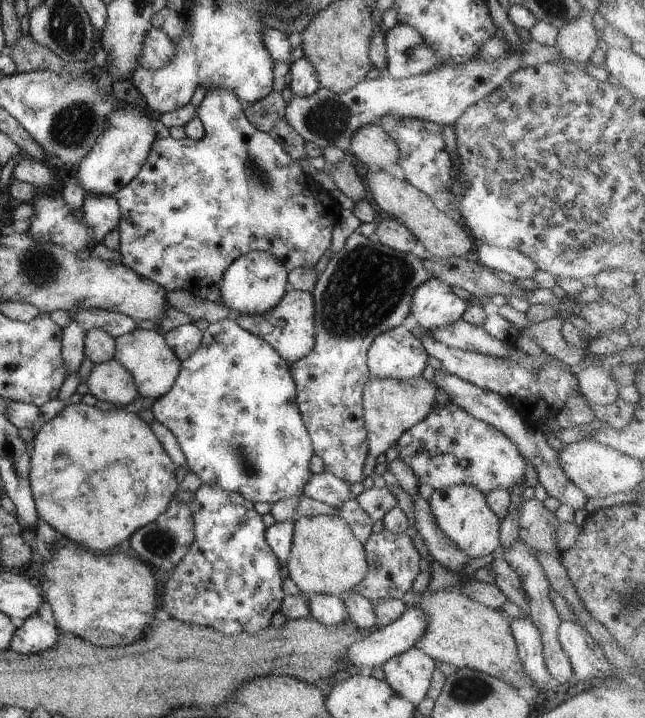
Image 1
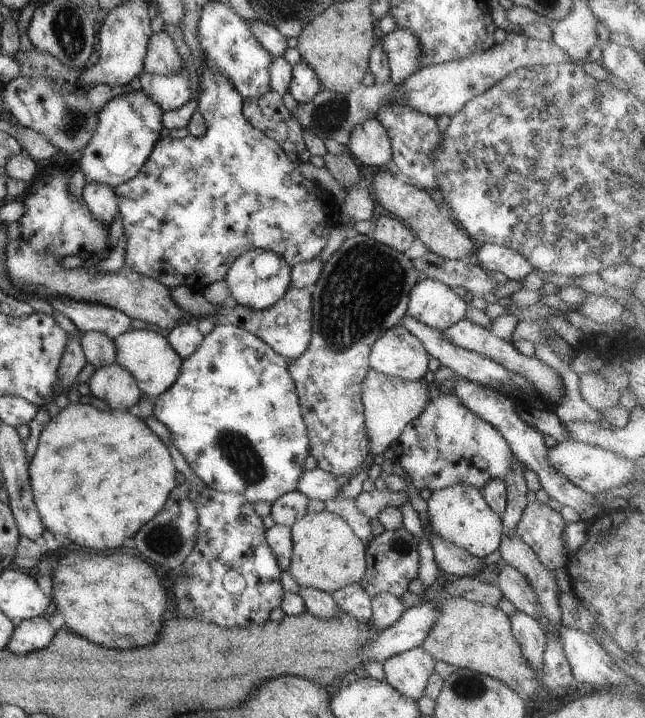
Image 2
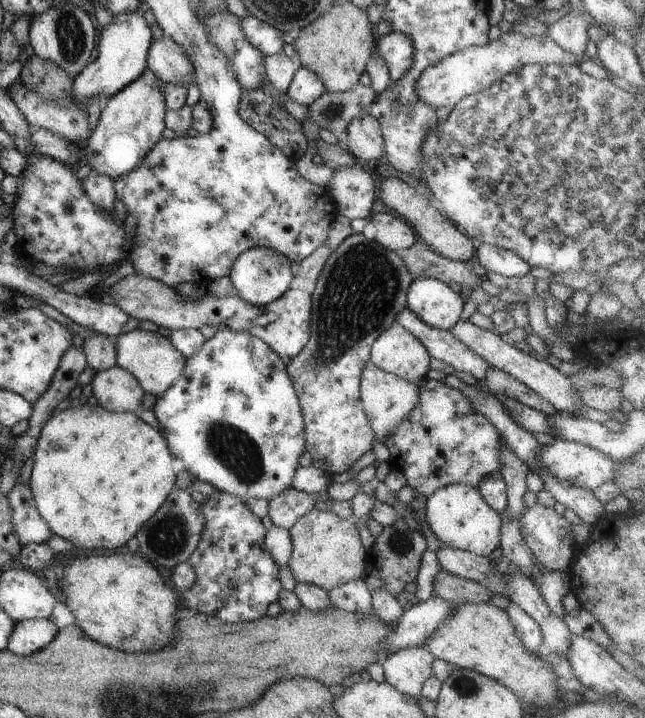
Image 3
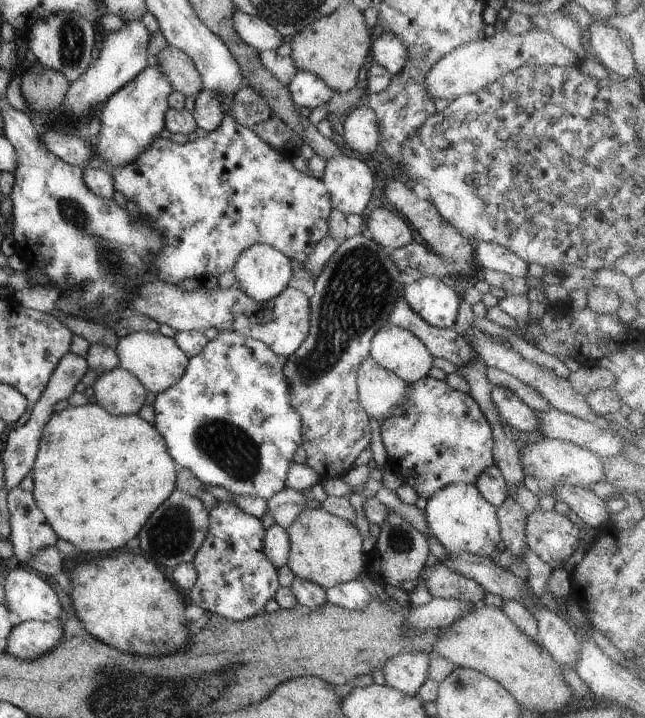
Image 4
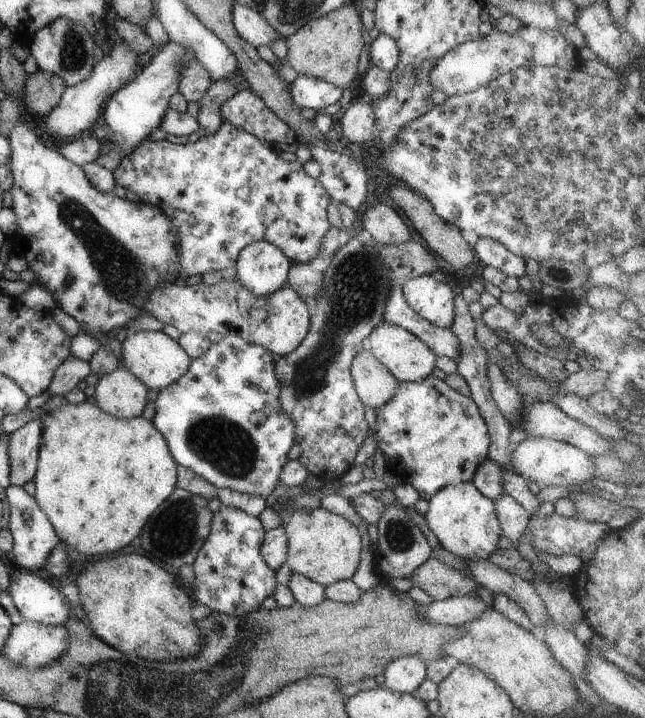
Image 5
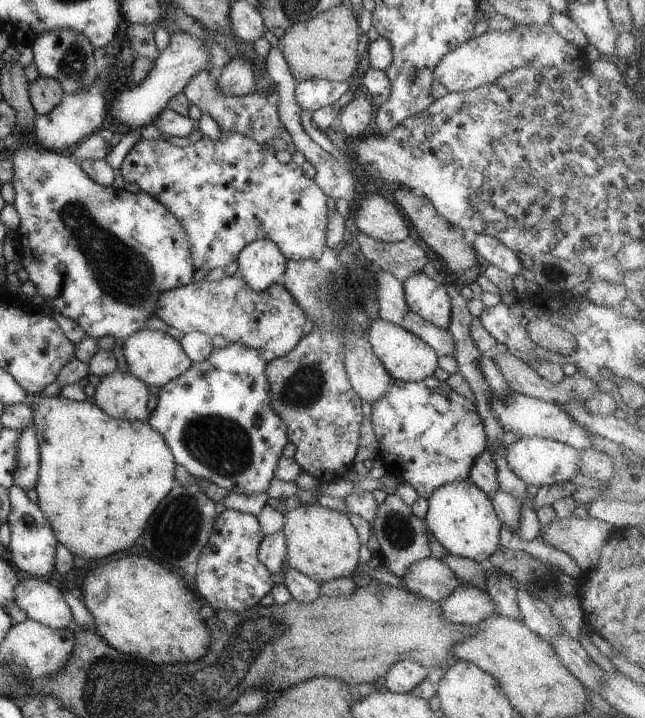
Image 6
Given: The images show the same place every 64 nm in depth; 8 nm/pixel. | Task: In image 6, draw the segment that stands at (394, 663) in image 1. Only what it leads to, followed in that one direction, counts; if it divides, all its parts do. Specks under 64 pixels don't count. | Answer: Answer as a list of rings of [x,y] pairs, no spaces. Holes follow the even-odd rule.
[[[404,659],[390,667],[386,673],[384,689],[396,693],[410,693],[412,688],[426,680],[427,668],[417,662]]]

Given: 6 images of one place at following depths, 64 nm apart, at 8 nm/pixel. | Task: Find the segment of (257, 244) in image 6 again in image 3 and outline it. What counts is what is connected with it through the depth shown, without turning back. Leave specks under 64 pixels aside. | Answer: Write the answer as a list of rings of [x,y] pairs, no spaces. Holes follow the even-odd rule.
[[[264,246],[246,250],[231,268],[230,279],[234,284],[234,291],[253,306],[267,306],[281,298],[289,289],[293,279],[294,266],[282,254]]]

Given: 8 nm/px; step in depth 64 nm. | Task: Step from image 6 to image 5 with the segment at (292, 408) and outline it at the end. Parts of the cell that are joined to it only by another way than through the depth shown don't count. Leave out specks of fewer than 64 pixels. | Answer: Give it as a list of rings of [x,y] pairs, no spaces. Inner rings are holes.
[[[355,232],[332,258],[332,263],[323,273],[320,294],[310,304],[310,326],[306,338],[300,342],[296,350],[280,357],[276,362],[276,378],[280,382],[280,408],[294,420],[296,424],[296,443],[302,448],[298,460],[302,466],[314,474],[323,484],[339,482],[349,469],[354,466],[354,457],[366,440],[370,427],[364,417],[366,405],[356,394],[352,382],[350,366],[356,354],[367,345],[367,338],[380,322],[384,321],[384,304],[390,298],[393,280],[390,268],[380,262],[380,258],[372,252],[368,242],[358,240]]]

